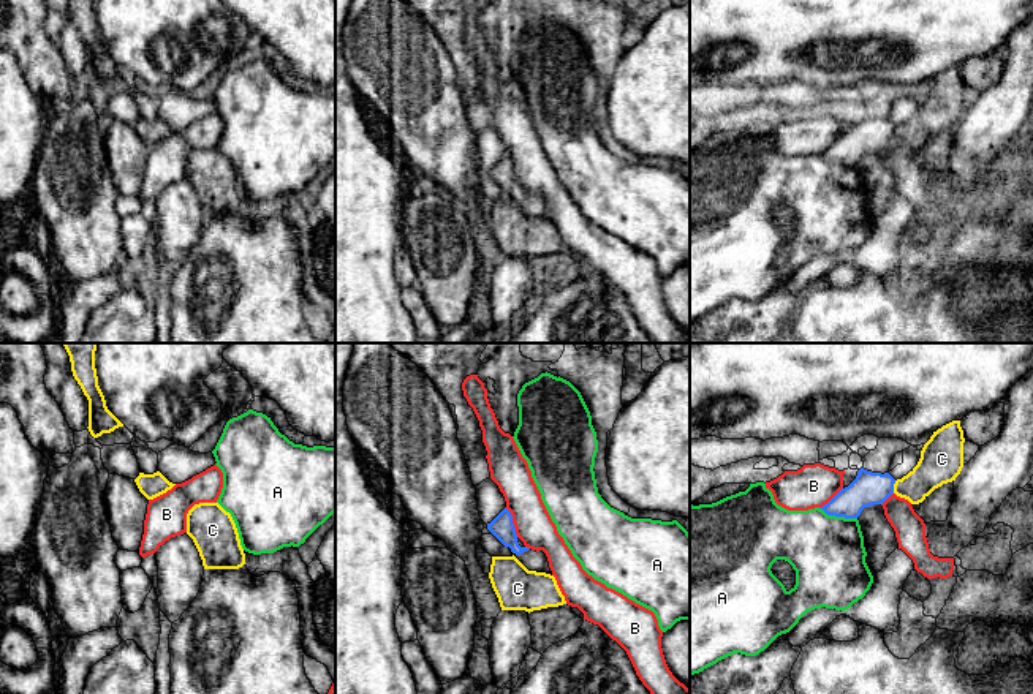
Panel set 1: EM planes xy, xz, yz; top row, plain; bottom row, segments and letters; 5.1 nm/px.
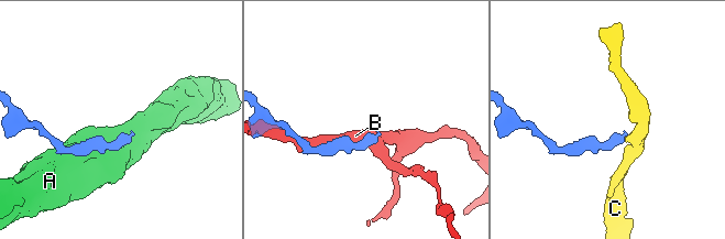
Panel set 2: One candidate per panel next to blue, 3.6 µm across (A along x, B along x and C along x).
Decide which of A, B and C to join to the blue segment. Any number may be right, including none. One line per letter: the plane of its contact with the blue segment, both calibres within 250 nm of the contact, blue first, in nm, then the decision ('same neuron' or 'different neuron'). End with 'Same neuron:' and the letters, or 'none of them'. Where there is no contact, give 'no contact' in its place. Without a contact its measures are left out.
A: meets blue in yz; 170 nm thick on the blue side, 380 nm on the other; different neuron
B: meets blue in xz; 120 nm thick on the blue side, 190 nm on the other; different neuron
C: meets blue in yz; 170 nm thick on the blue side, 190 nm on the other; different neuron
Same neuron: none of them

